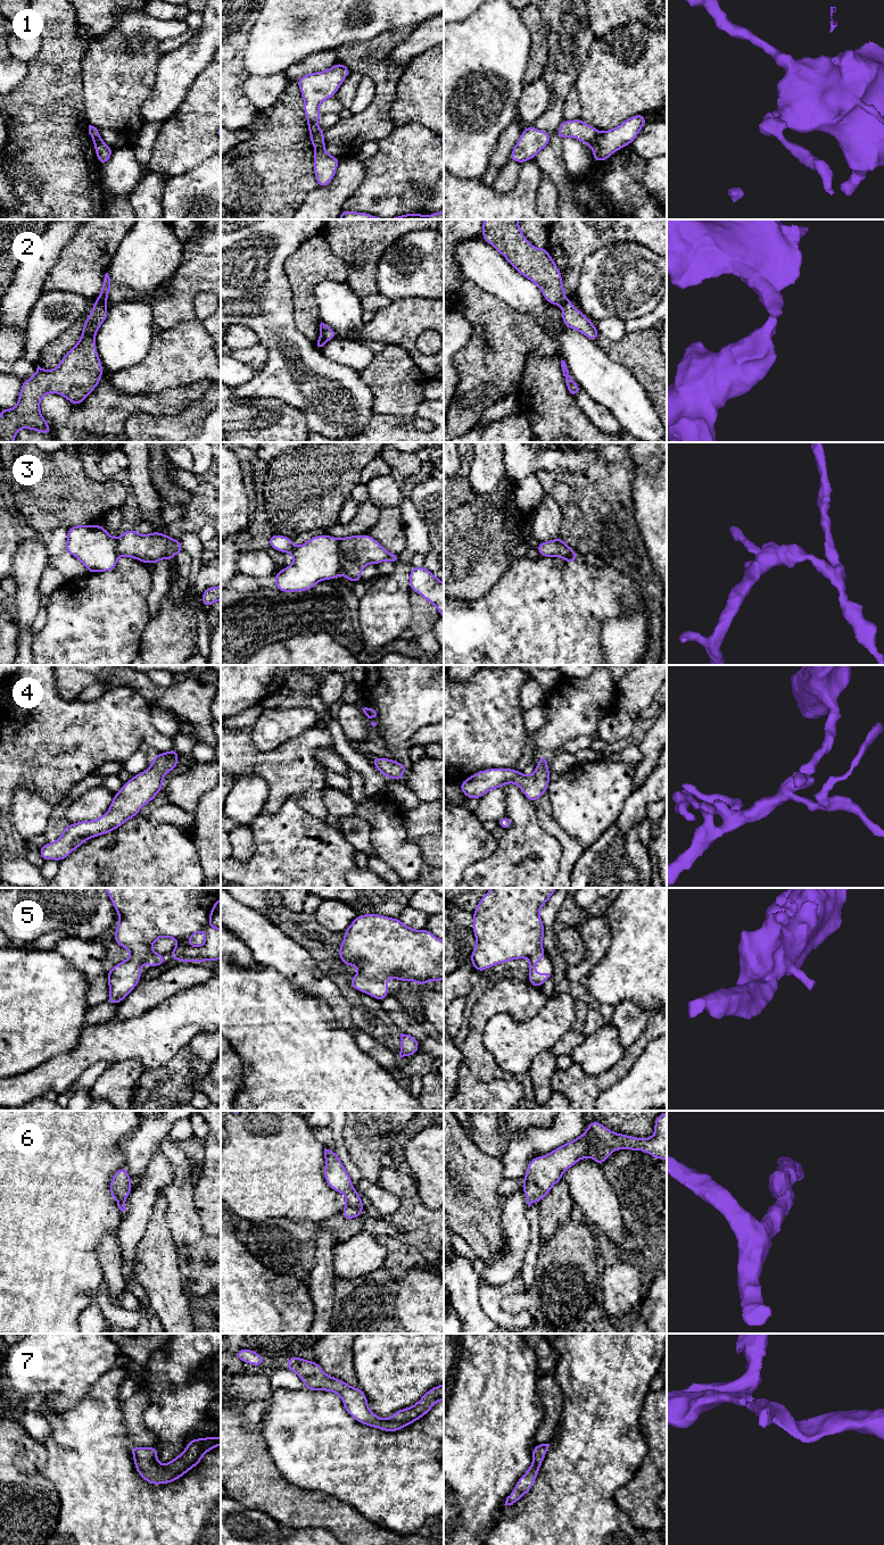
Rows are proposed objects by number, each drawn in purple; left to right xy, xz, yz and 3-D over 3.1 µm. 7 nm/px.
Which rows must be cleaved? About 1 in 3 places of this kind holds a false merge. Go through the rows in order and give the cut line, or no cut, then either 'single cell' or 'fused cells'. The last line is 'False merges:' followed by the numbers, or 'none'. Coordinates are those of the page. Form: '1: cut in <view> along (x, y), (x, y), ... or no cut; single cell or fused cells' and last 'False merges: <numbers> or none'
1: cut in yz along (600, 133), (592, 147); fused cells
2: cut in xy along (96, 299), (105, 305); fused cells
3: cut in xz along (337, 539), (341, 573); fused cells
4: no cut; single cell
5: no cut; single cell
6: no cut; single cell
7: no cut; single cell
False merges: 1, 2, 3

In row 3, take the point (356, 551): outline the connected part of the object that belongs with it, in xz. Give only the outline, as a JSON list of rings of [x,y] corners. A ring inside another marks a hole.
[[[369,534],[338,539],[341,574],[352,583],[361,580],[364,567],[379,565],[385,560],[397,564],[399,555],[387,551],[379,541]]]

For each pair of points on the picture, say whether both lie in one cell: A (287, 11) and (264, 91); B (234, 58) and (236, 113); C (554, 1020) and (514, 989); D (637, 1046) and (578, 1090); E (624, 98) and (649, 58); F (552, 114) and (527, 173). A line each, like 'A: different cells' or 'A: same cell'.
A: different cells
B: same cell
C: different cells
D: same cell
E: same cell
F: different cells

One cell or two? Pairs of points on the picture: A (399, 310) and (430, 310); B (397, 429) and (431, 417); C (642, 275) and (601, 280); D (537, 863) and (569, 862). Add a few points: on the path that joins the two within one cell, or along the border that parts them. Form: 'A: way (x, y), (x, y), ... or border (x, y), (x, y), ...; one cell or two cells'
A: way (407, 310), (422, 310); one cell
B: way (405, 429), (420, 429), (423, 425); one cell
C: way (631, 280), (611, 280); one cell
D: border (552, 836), (561, 846), (561, 858), (556, 875); two cells

